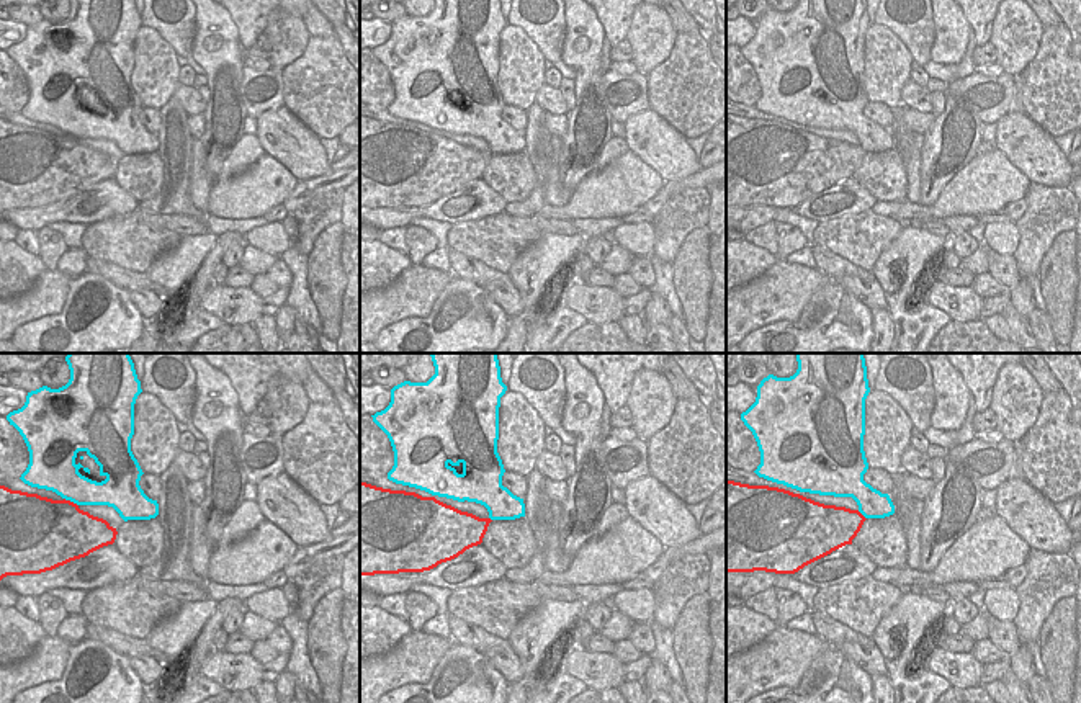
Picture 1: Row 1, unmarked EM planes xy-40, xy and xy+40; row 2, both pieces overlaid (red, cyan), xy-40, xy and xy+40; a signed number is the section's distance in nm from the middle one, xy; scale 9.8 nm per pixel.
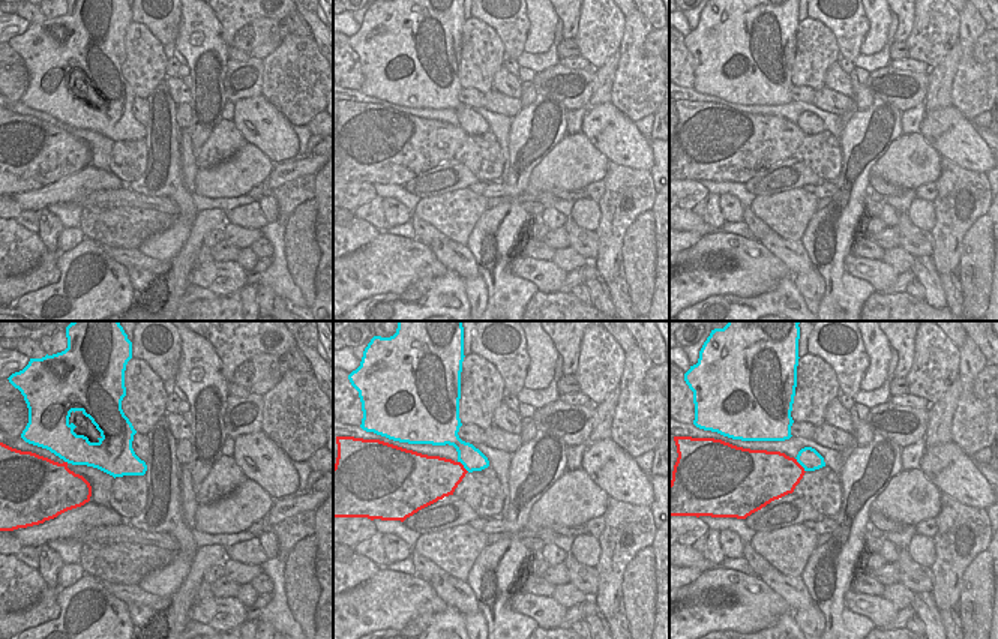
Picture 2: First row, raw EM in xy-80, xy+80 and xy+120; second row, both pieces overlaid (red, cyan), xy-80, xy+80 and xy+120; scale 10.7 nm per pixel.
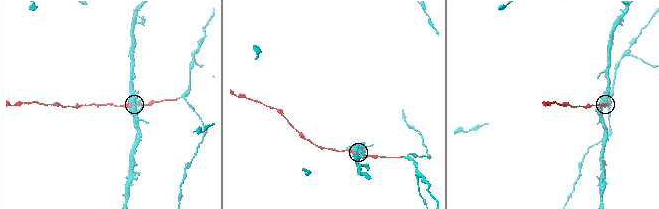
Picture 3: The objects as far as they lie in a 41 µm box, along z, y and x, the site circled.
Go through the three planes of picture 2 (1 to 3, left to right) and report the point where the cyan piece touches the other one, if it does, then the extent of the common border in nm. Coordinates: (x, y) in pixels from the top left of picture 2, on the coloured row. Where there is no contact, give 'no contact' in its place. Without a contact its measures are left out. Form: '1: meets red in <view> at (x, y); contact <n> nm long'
1: no contact
2: meets red in xy+80 at (462, 467); contact 170 nm long
3: meets red in xy+120 at (800, 465); contact 190 nm long

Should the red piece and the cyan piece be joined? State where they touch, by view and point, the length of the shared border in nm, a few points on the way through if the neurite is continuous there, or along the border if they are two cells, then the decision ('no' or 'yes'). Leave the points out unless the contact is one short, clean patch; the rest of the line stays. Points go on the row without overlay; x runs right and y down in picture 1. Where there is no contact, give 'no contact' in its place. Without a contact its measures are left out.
contact xy-40 (69, 134); length 170 nm; yes

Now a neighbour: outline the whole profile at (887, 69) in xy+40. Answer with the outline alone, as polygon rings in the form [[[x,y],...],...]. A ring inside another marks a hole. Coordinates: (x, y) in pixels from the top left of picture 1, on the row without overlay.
[[[870,25],[865,33],[863,85],[868,101],[885,103],[890,110],[901,105],[901,88],[911,78],[913,57],[903,41],[883,25]]]

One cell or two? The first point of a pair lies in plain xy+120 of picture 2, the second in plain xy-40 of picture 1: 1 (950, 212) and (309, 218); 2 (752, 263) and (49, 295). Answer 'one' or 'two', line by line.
1: one
2: one

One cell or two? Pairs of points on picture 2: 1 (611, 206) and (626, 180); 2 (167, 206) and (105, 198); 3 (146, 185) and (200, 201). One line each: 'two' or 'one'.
1: one
2: one
3: two

